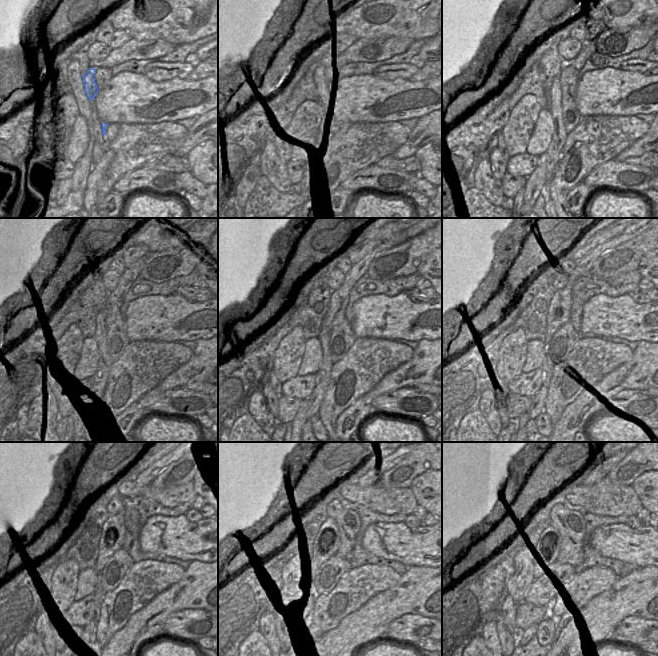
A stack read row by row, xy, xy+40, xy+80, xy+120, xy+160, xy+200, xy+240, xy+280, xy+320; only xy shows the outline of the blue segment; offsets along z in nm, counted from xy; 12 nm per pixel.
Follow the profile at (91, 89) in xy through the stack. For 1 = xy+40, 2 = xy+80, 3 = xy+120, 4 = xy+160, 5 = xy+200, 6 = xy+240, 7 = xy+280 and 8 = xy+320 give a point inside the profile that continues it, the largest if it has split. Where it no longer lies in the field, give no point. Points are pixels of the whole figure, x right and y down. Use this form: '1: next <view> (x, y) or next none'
1: next xy+40 (326, 92)
2: next xy+80 (561, 118)
3: next xy+120 (111, 337)
4: next xy+160 (336, 342)
5: next xy+200 (565, 339)
6: next xy+240 (110, 576)
7: next xy+280 (331, 572)
8: next xy+320 (556, 574)

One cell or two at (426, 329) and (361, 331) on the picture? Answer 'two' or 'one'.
one

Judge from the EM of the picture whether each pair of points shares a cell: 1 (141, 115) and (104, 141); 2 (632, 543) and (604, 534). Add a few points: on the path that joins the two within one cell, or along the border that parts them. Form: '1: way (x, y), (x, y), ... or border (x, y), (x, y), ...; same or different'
1: border (107, 123), (118, 124); different
2: way (625, 543), (611, 540); same

